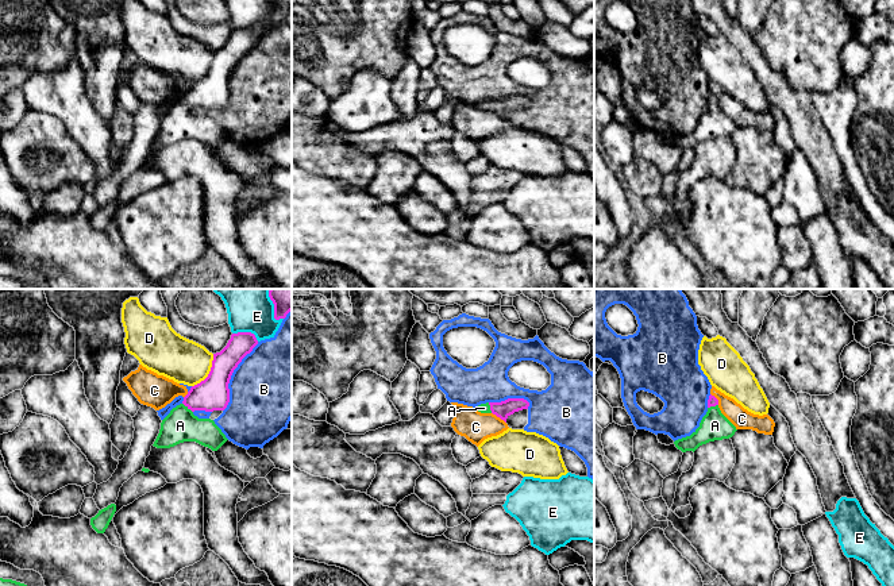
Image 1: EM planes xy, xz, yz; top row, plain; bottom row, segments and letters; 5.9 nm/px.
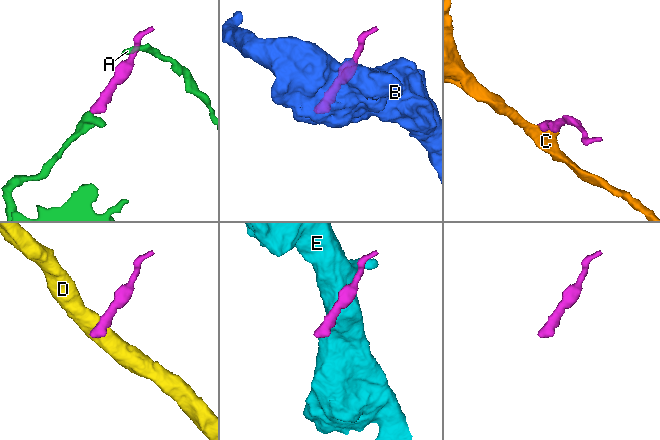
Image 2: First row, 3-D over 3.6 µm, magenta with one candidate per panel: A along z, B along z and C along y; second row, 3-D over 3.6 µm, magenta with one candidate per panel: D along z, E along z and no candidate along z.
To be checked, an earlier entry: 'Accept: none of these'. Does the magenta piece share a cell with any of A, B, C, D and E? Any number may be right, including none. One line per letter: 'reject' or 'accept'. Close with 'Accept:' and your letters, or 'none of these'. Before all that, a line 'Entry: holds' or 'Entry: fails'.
Entry: fails
A: accept
B: reject
C: reject
D: reject
E: reject
Accept: A

